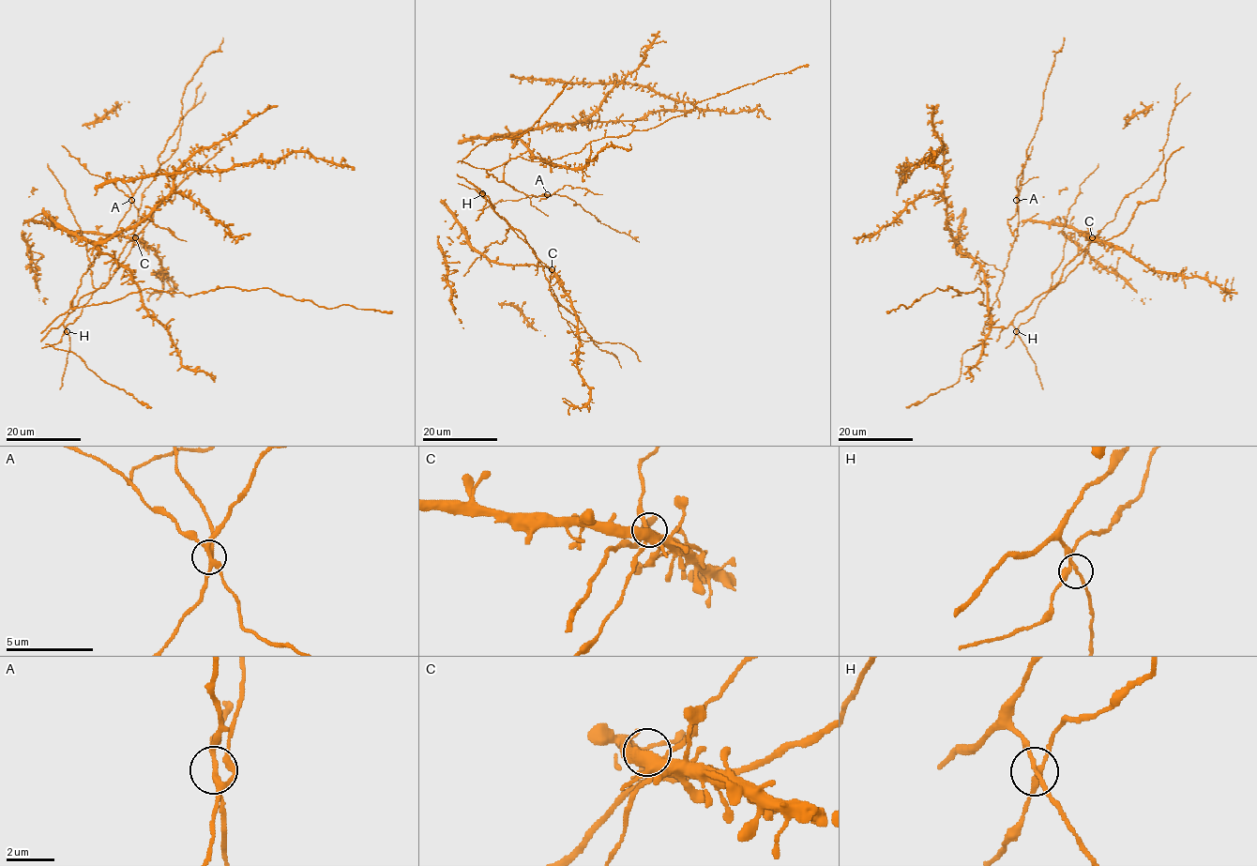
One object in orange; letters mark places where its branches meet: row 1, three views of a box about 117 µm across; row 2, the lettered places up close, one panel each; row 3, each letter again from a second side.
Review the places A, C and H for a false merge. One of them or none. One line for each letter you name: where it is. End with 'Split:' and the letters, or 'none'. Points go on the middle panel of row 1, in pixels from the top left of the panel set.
A: at (547, 194)
Split: A

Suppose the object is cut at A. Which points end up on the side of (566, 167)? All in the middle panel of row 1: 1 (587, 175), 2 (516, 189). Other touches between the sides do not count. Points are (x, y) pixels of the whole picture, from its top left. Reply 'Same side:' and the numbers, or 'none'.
Same side: 1, 2

